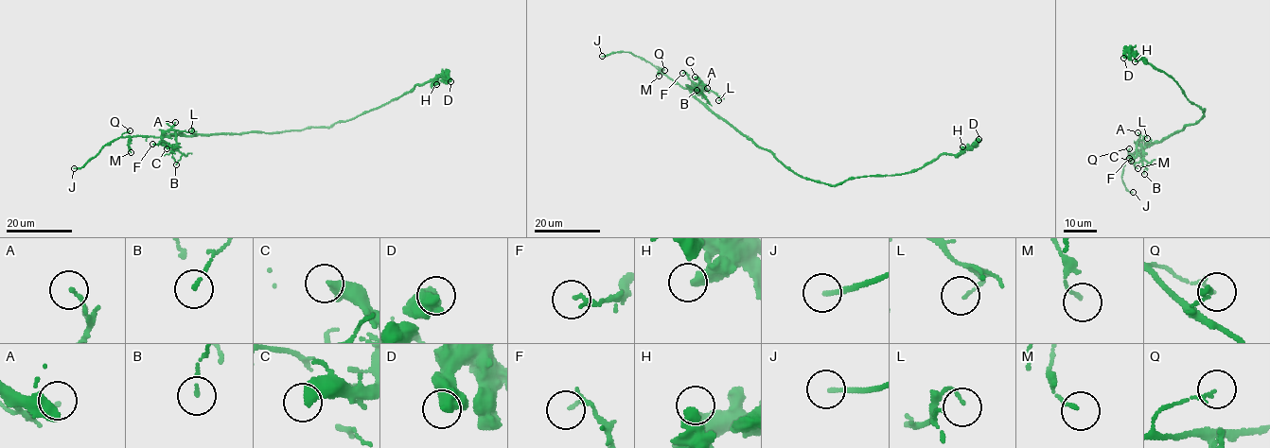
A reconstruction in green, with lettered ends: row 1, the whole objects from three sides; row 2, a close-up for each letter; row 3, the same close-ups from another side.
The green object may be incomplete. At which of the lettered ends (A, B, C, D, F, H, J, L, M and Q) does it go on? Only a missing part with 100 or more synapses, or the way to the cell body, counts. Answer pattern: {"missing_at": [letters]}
{"missing_at": ["J"]}

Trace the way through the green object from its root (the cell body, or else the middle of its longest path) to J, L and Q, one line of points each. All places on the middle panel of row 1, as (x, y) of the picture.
J: (782, 163), (649, 62), (629, 52), (602, 56)
L: (782, 163), (770, 152), (759, 148), (712, 112), (692, 90), (696, 86), (706, 88), (720, 97), (718, 100)
Q: (782, 163), (770, 152), (759, 148), (718, 118), (688, 89), (675, 82), (656, 66), (664, 70)

